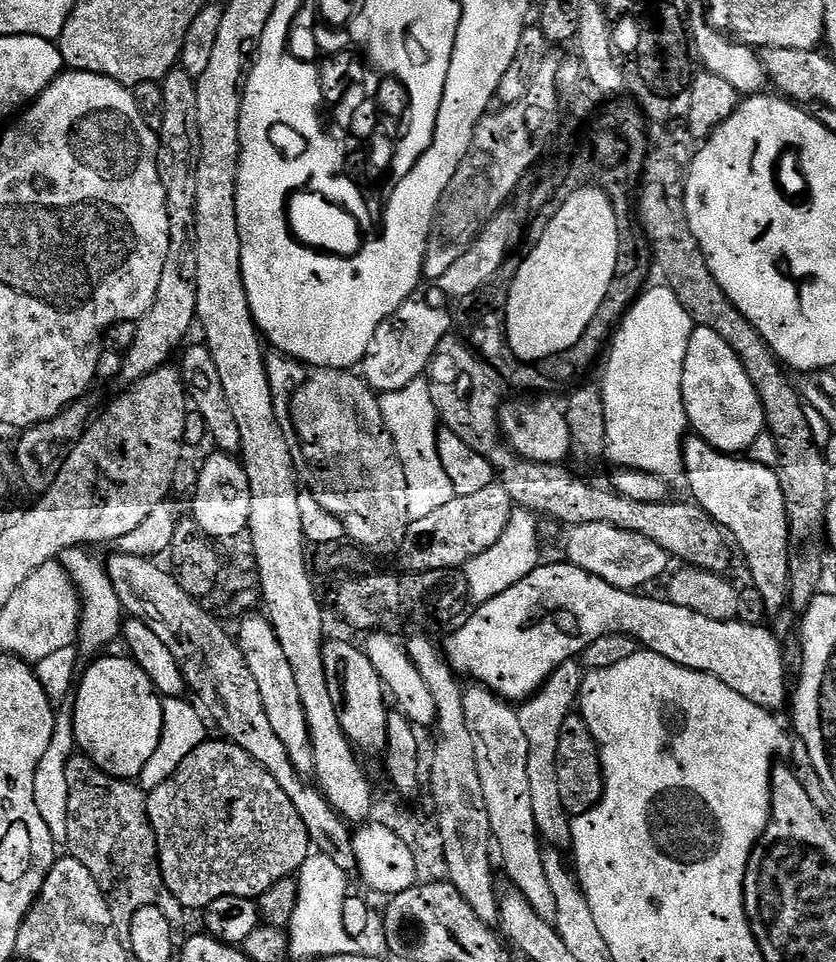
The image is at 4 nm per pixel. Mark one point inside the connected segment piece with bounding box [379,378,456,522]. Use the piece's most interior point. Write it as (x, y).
(410, 415)

